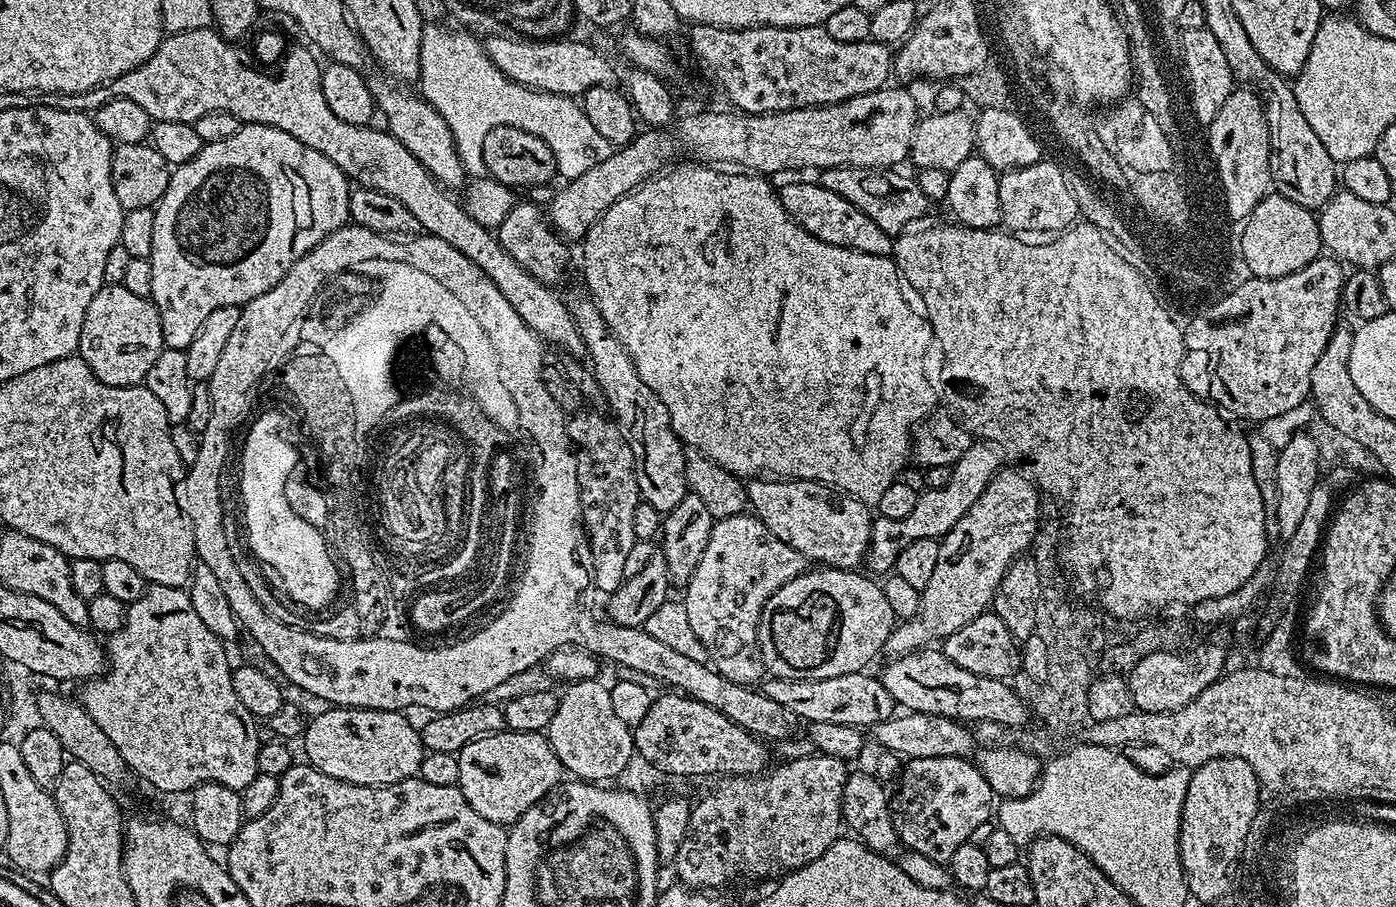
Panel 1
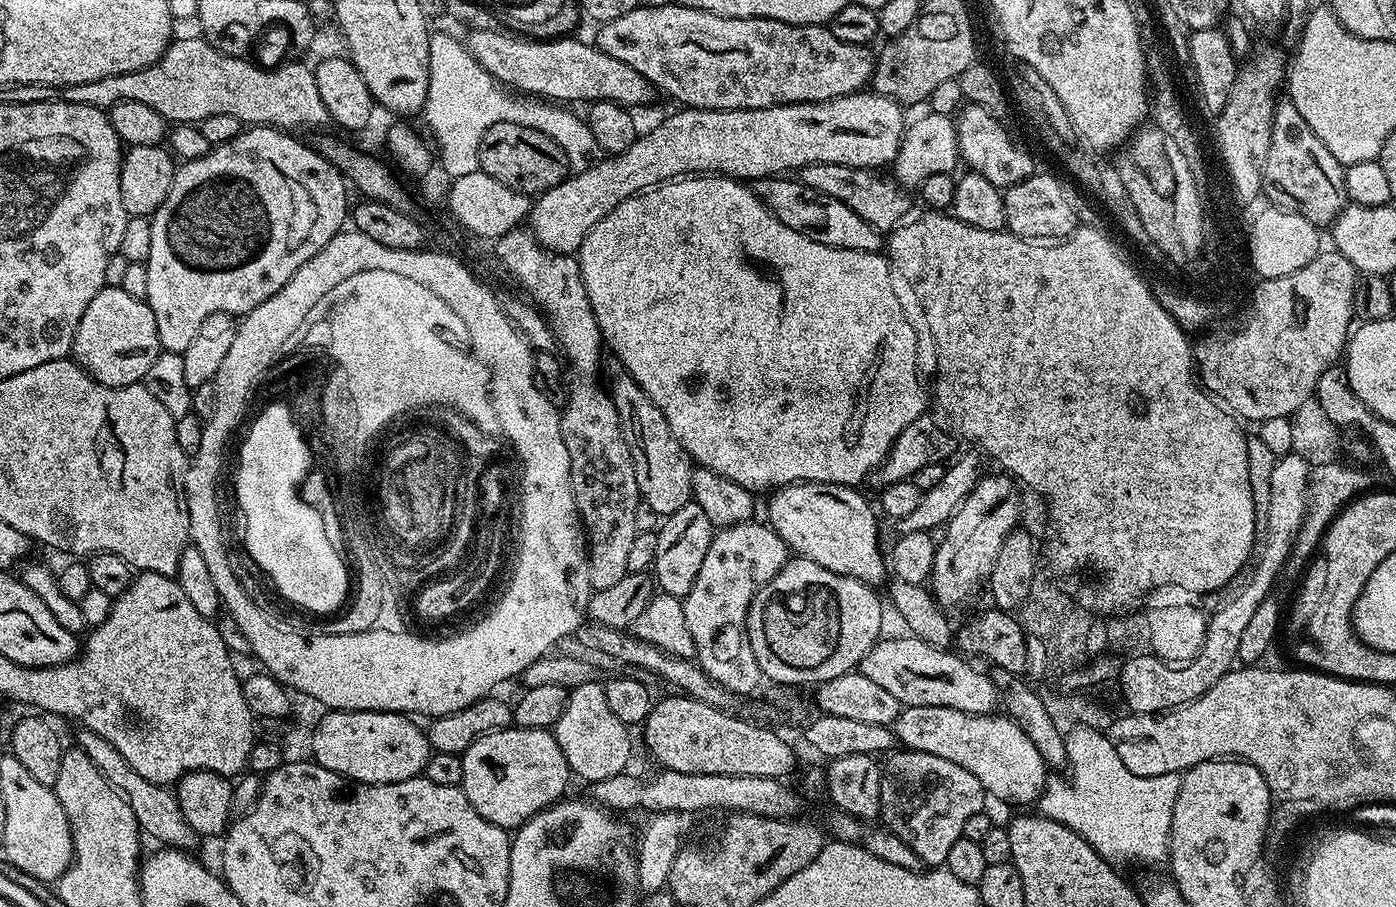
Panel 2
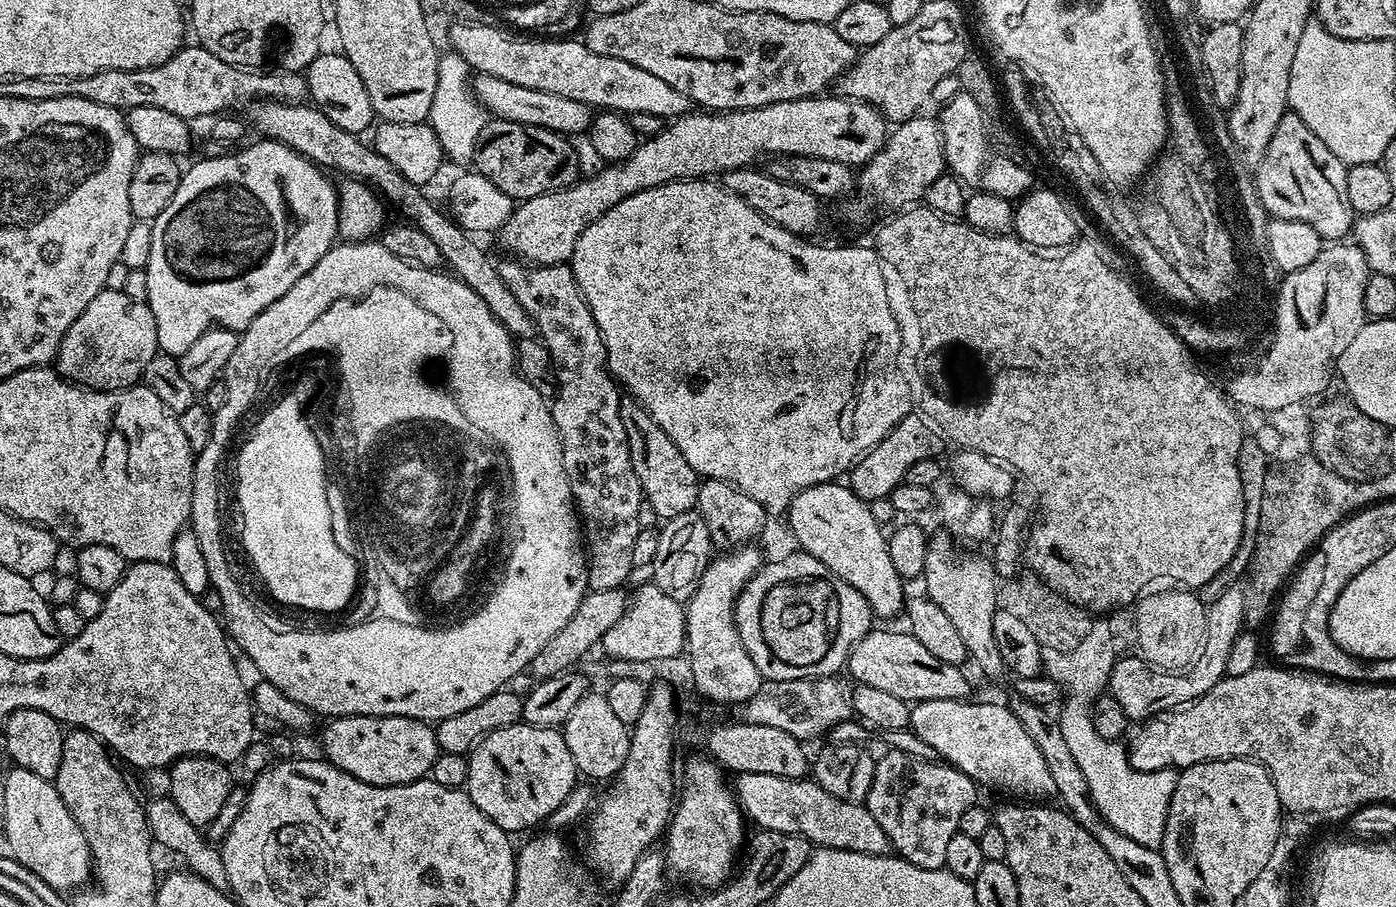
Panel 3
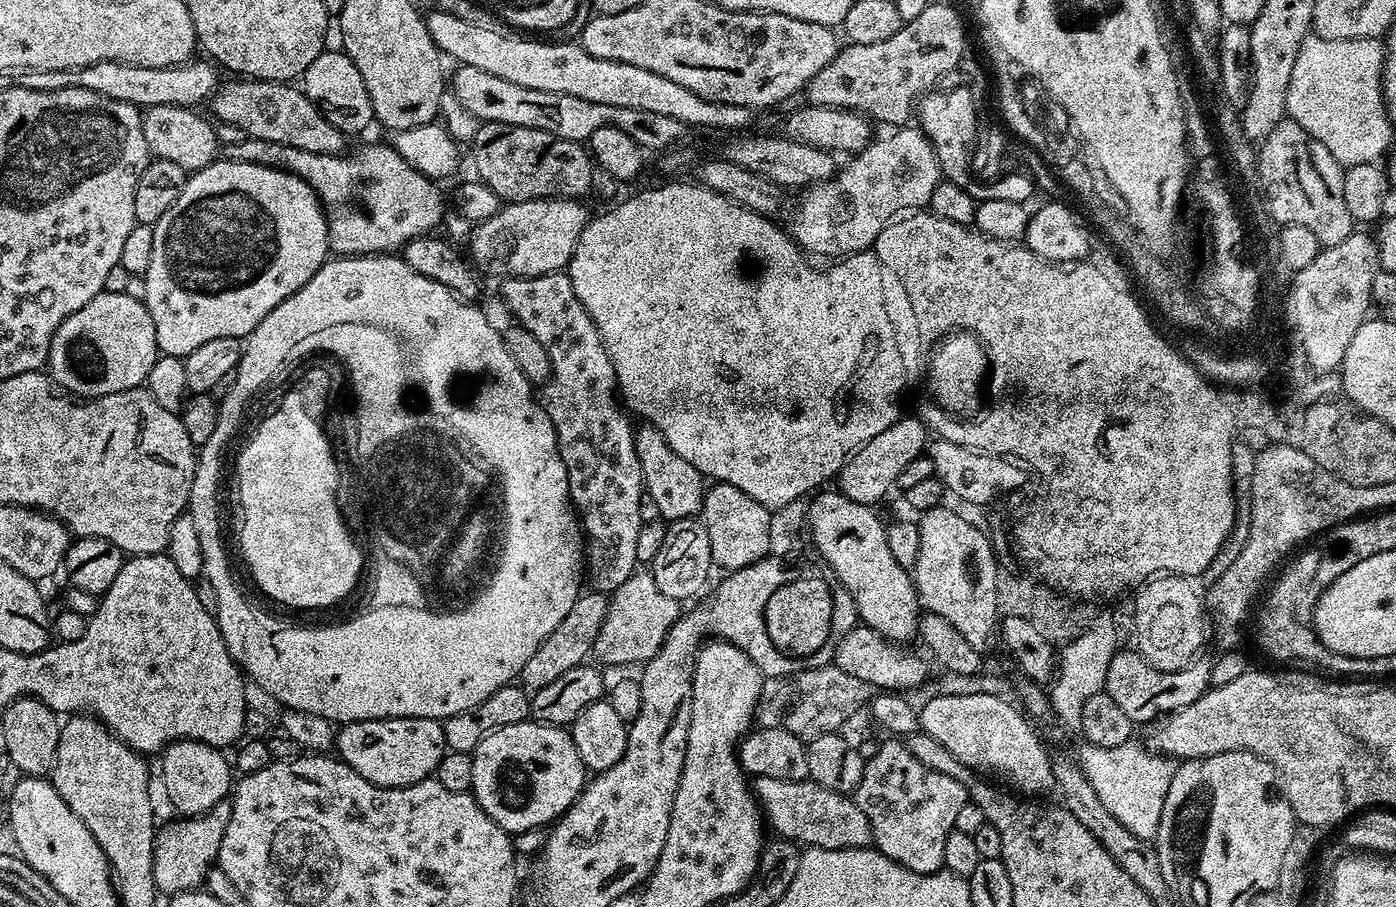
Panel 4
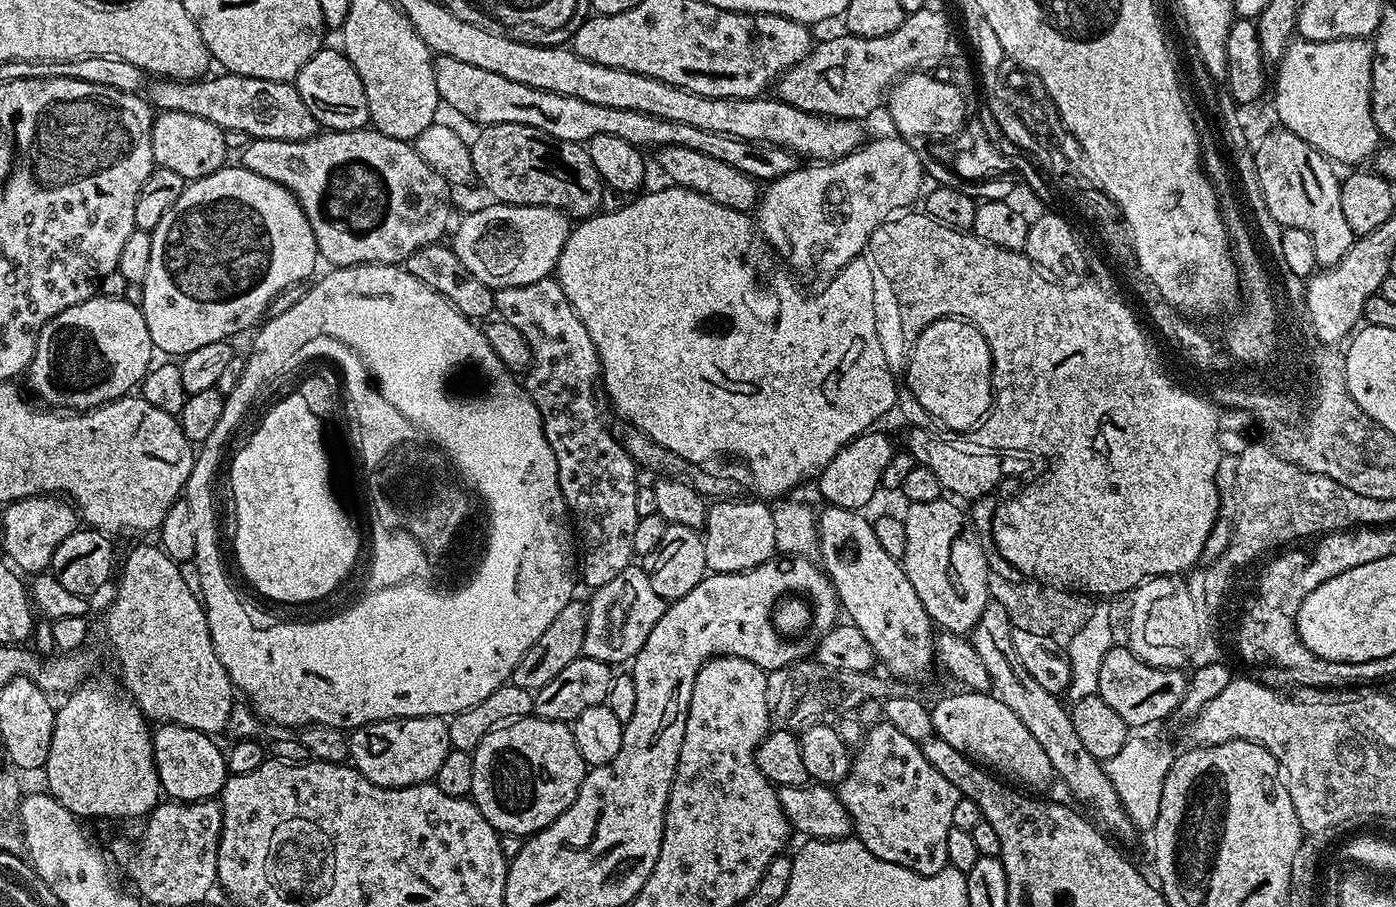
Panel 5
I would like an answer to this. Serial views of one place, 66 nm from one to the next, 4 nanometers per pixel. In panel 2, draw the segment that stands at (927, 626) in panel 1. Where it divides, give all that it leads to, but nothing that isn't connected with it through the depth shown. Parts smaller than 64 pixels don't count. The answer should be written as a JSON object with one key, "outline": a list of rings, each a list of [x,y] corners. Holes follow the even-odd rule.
{"outline":[[[988,474],[981,475],[980,480],[974,486],[974,490],[970,490],[968,497],[962,501],[959,508],[956,509],[954,515],[948,519],[946,527],[943,529],[944,537],[941,535],[939,537],[938,543],[936,545],[936,553],[934,554],[934,566],[932,567],[932,575],[930,577],[930,591],[935,597],[937,603],[940,604],[941,608],[945,610],[953,610],[959,604],[964,604],[972,596],[972,591],[975,590],[976,584],[982,583],[982,585],[989,579],[992,567],[995,564],[995,559],[998,558],[998,552],[1002,549],[1002,544],[1006,540],[1007,536],[1015,533],[1017,531],[1018,525],[1022,520],[1022,505],[1018,499],[1018,488],[1014,483],[1013,477],[1008,474],[1000,474],[1004,476],[988,476]]]}

